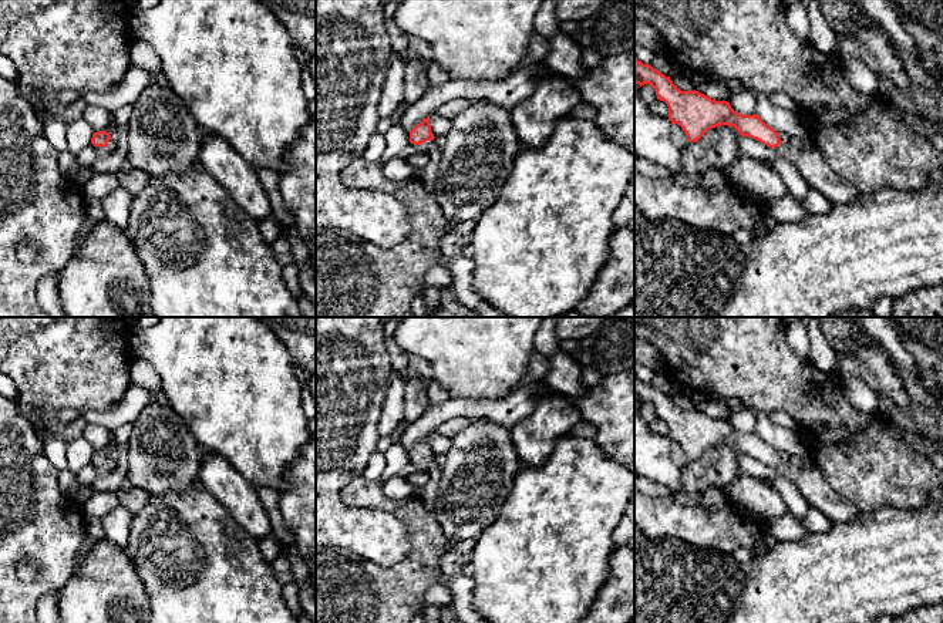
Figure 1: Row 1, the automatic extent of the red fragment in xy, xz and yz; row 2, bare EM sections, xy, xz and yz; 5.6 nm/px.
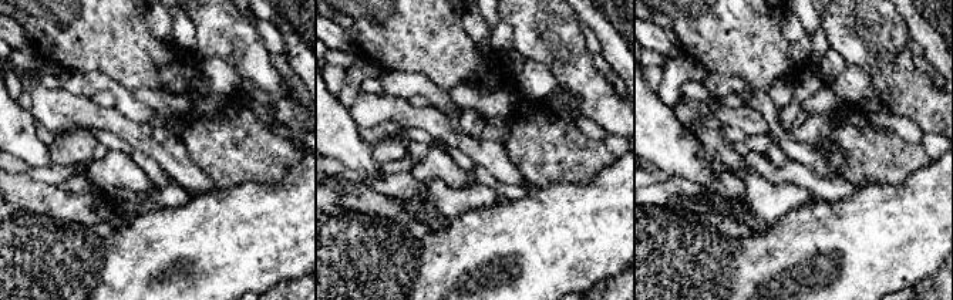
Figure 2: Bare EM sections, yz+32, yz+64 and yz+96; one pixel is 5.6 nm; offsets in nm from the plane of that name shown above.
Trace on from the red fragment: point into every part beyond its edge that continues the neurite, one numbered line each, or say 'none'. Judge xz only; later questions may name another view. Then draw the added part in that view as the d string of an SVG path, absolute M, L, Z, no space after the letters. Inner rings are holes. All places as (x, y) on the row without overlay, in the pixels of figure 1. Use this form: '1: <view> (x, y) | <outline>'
1: xz (427, 467) | M434 458L415 464L415 467L418 472L424 475L430 475L435 468L438 468Z

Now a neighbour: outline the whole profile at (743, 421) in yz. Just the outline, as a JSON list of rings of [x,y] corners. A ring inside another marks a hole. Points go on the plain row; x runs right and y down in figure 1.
[[[747,410],[737,411],[730,420],[734,430],[742,434],[755,432],[755,420],[752,414]]]

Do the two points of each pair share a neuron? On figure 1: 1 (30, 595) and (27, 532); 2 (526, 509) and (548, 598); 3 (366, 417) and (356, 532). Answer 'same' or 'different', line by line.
1: same
2: same
3: same

